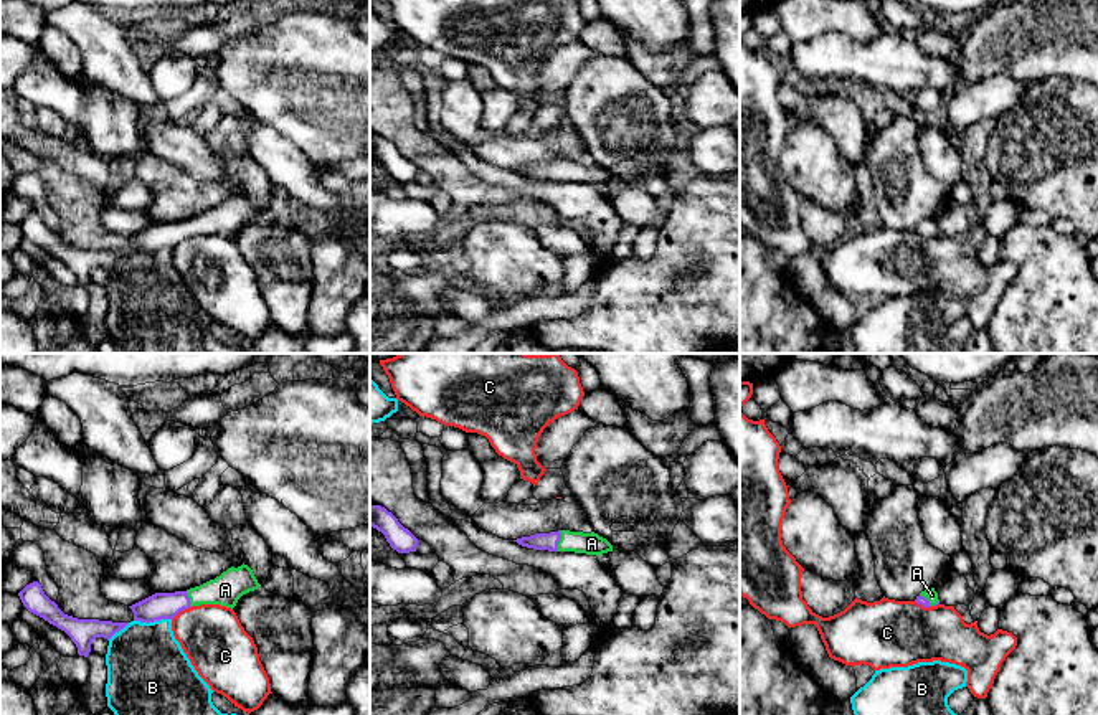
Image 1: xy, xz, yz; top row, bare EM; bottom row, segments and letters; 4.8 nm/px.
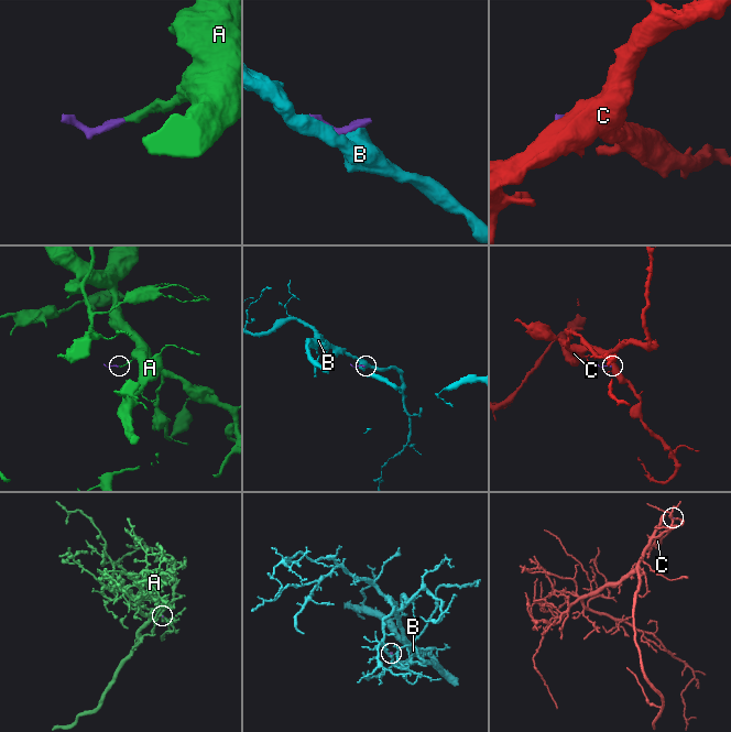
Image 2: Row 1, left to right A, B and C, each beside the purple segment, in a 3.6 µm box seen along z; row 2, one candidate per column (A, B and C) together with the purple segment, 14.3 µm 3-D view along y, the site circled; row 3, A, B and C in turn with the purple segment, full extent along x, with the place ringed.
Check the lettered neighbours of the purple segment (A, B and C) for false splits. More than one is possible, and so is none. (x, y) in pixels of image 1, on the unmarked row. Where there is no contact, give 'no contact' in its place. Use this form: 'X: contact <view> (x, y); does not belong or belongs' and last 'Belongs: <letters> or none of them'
A: contact xz (558, 170); belongs
B: contact xy (139, 250); does not belong
C: contact xy (182, 240); does not belong
Belongs: A

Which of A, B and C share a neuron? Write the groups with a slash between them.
A / B / C

